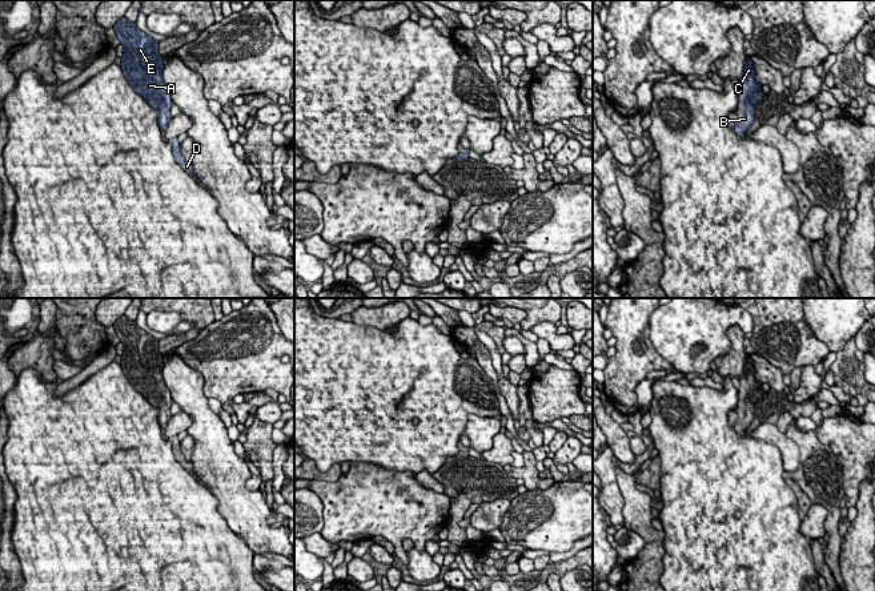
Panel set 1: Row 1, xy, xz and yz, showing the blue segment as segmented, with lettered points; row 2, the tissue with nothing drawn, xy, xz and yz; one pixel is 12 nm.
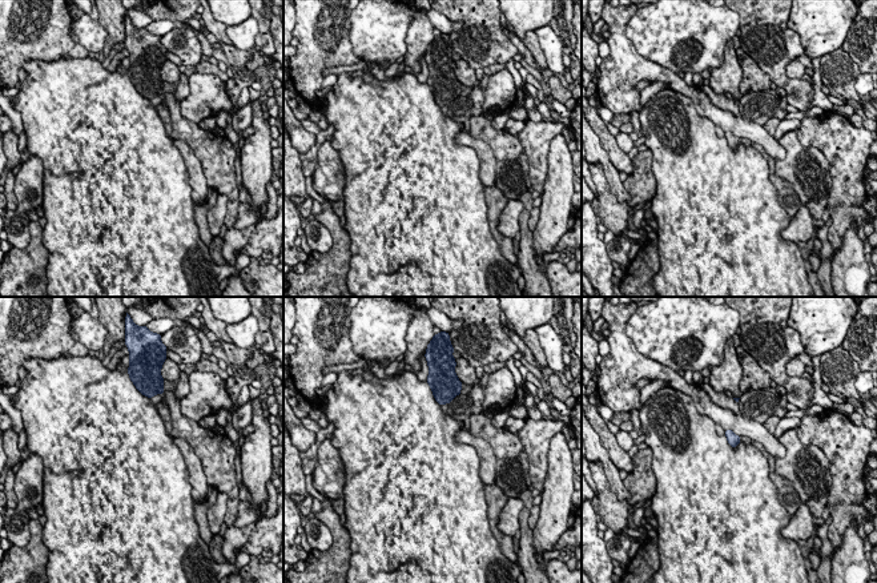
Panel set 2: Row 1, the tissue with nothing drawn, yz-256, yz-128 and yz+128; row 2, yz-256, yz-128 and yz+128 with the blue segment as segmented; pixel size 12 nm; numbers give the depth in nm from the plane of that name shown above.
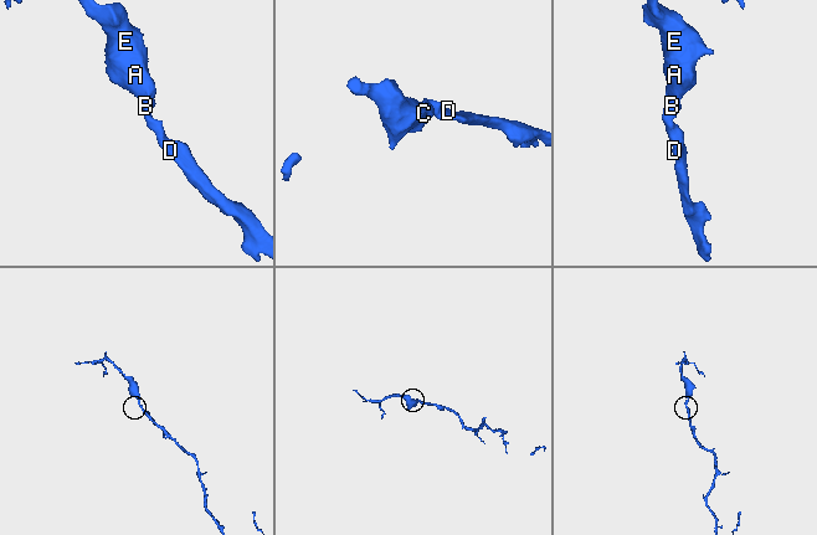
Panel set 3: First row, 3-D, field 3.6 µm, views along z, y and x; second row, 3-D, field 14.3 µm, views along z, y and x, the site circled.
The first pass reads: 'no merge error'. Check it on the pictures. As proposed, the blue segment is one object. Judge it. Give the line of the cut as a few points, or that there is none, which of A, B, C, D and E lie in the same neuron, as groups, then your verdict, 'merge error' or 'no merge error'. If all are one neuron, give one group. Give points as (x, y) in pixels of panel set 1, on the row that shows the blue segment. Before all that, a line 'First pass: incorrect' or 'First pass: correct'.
First pass: correct
cut none; groups A B C D E; no merge error

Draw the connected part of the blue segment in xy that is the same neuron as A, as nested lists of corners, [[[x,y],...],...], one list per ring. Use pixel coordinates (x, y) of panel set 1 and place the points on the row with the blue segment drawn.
[[[125,16],[113,25],[113,29],[124,47],[120,65],[123,75],[129,85],[158,112],[157,122],[161,132],[165,132],[172,114],[164,109],[170,109],[173,101],[162,80],[164,57],[158,53],[158,41]]]

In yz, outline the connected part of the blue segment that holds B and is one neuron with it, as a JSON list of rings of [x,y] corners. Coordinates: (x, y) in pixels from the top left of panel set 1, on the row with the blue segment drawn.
[[[746,56],[744,65],[744,79],[739,81],[740,88],[738,91],[739,104],[747,108],[744,114],[738,114],[738,120],[735,122],[735,133],[738,136],[743,136],[748,132],[750,126],[754,122],[754,109],[756,104],[764,97],[760,92],[762,84],[755,81],[755,69],[752,67],[750,56]]]

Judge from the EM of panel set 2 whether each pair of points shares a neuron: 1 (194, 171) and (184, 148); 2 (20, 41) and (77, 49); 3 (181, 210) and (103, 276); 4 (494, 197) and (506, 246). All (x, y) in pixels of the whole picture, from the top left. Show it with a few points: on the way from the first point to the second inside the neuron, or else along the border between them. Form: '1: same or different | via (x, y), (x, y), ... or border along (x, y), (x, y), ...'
1: same | via (193, 165), (188, 153)
2: same | via (35, 41), (52, 41), (63, 47)
3: same | via (161, 217), (123, 256)
4: same | via (494, 209), (494, 230), (497, 234)

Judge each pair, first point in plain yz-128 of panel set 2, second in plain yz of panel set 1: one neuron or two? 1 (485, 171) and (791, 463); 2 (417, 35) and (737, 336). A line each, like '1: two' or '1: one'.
1: one
2: one

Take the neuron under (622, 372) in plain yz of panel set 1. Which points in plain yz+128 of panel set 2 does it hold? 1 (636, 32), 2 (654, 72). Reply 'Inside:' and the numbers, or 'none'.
Inside: 2

